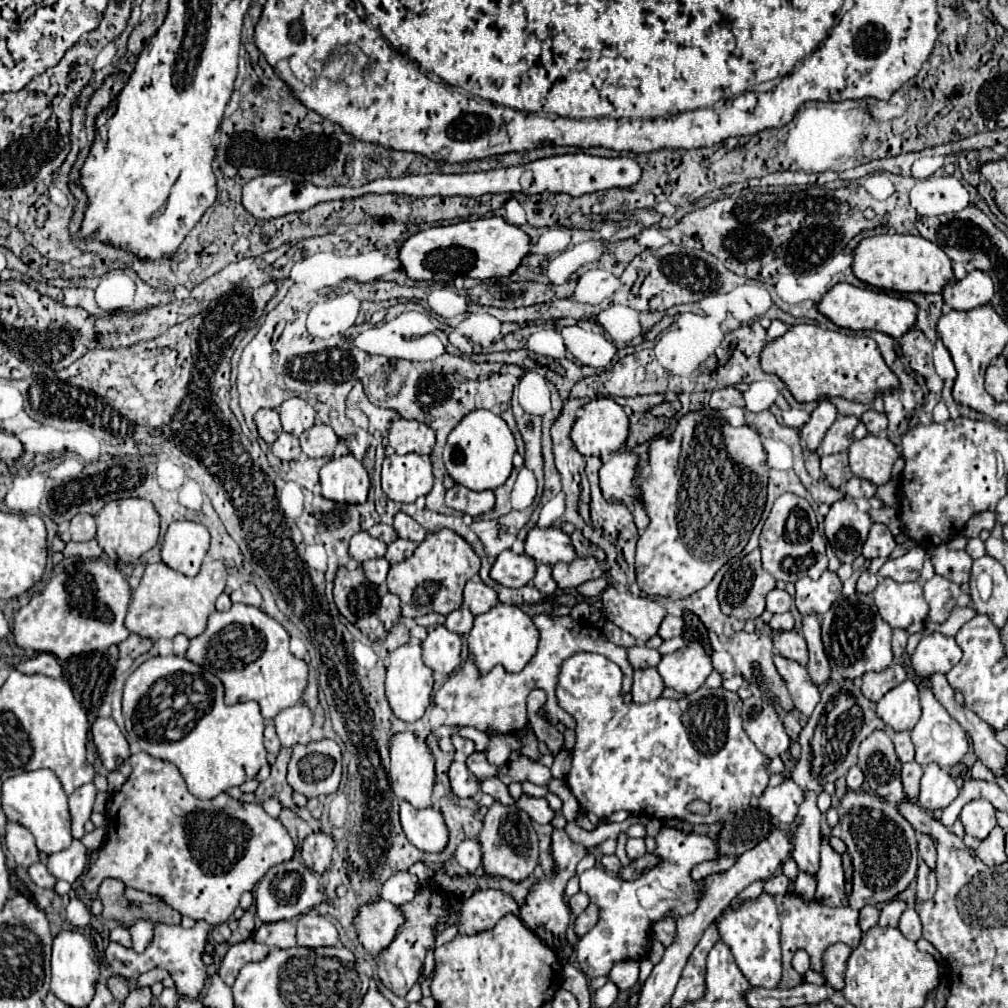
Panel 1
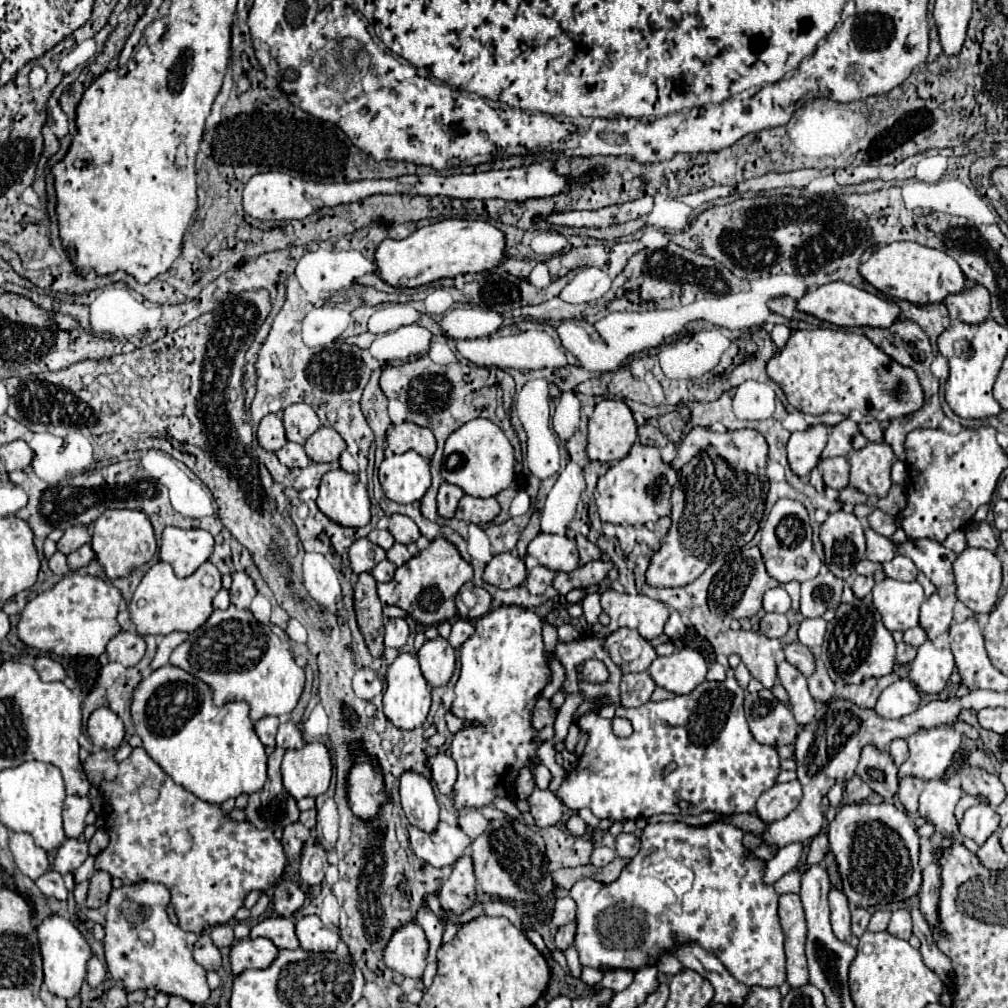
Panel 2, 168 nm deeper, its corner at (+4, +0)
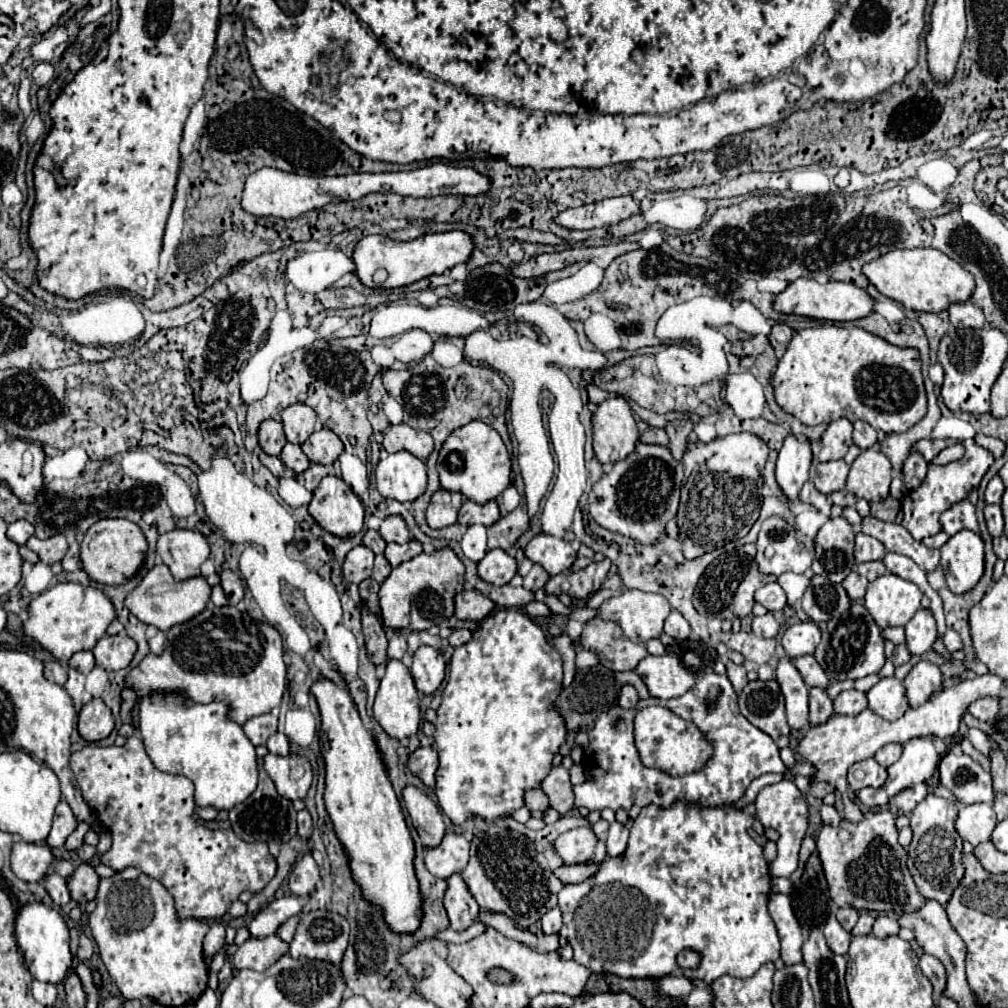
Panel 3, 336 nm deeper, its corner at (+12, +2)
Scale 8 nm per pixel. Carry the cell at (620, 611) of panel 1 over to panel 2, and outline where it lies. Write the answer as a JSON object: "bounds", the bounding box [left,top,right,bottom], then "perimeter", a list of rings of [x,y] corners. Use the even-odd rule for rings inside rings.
{"bounds":[594,589,670,641],"perimeter":[[[612,589],[602,593],[602,607],[610,615],[610,623],[608,627],[596,629],[594,635],[598,639],[608,637],[608,633],[620,627],[630,627],[636,629],[644,639],[652,641],[662,635],[670,617],[670,609],[662,601],[654,601],[646,595],[618,595]]]}

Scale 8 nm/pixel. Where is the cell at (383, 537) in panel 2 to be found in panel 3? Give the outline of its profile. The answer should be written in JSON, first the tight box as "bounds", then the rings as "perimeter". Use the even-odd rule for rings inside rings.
{"bounds":[362,529,386,553],"perimeter":[[[368,529],[368,531],[364,533],[362,543],[364,543],[366,547],[370,547],[374,553],[384,553],[384,547],[386,547],[386,541],[384,541],[384,539],[380,537],[380,533],[374,531],[374,529]]]}

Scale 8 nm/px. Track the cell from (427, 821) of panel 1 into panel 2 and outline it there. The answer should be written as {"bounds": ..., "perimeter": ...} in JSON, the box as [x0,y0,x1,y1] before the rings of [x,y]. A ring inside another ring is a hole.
{"bounds":[408,821,470,867],"perimeter":[[[444,821],[438,823],[438,831],[434,831],[434,835],[426,835],[416,827],[408,827],[408,831],[414,853],[432,867],[454,865],[470,845],[470,837],[460,827],[446,825]]]}

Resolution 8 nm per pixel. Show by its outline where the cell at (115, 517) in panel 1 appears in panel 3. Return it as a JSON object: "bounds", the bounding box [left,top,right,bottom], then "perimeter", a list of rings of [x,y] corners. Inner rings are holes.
{"bounds":[80,517,148,585],"perimeter":[[[120,517],[102,519],[102,521],[96,521],[86,531],[80,559],[82,559],[84,571],[92,581],[104,583],[104,585],[120,585],[120,583],[126,583],[138,571],[138,567],[146,557],[146,549],[148,549],[146,537],[136,523]]]}

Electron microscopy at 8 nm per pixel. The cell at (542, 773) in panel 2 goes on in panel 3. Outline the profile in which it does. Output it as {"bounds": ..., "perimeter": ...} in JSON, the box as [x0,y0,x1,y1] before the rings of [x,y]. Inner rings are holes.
{"bounds":[542,767,574,813],"perimeter":[[[554,767],[546,779],[542,781],[542,791],[550,799],[550,807],[554,807],[558,813],[566,813],[574,807],[572,797],[572,783],[568,777],[568,771],[564,767]]]}

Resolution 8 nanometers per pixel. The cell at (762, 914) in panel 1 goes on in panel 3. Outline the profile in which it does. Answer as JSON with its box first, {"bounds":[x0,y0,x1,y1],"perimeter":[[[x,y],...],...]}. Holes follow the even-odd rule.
{"bounds":[558,803,780,983],"perimeter":[[[676,803],[670,809],[660,809],[656,805],[648,805],[642,809],[642,813],[636,817],[632,829],[630,829],[630,839],[628,839],[628,849],[620,857],[610,857],[602,863],[600,871],[576,885],[564,885],[564,889],[558,893],[558,905],[564,915],[564,927],[562,935],[568,939],[570,947],[574,949],[574,961],[592,969],[594,973],[612,973],[618,977],[628,977],[628,979],[658,979],[664,975],[680,975],[680,977],[698,977],[708,983],[716,981],[722,975],[732,975],[732,977],[752,977],[764,963],[776,961],[780,957],[780,941],[776,933],[776,925],[772,917],[768,915],[768,895],[770,895],[770,875],[768,875],[768,863],[764,861],[762,847],[750,839],[748,829],[754,823],[754,805],[738,811],[732,805],[726,807],[686,807],[684,803]],[[684,949],[694,949],[694,953],[702,955],[702,961],[696,969],[684,969],[676,963],[676,957]]]}

